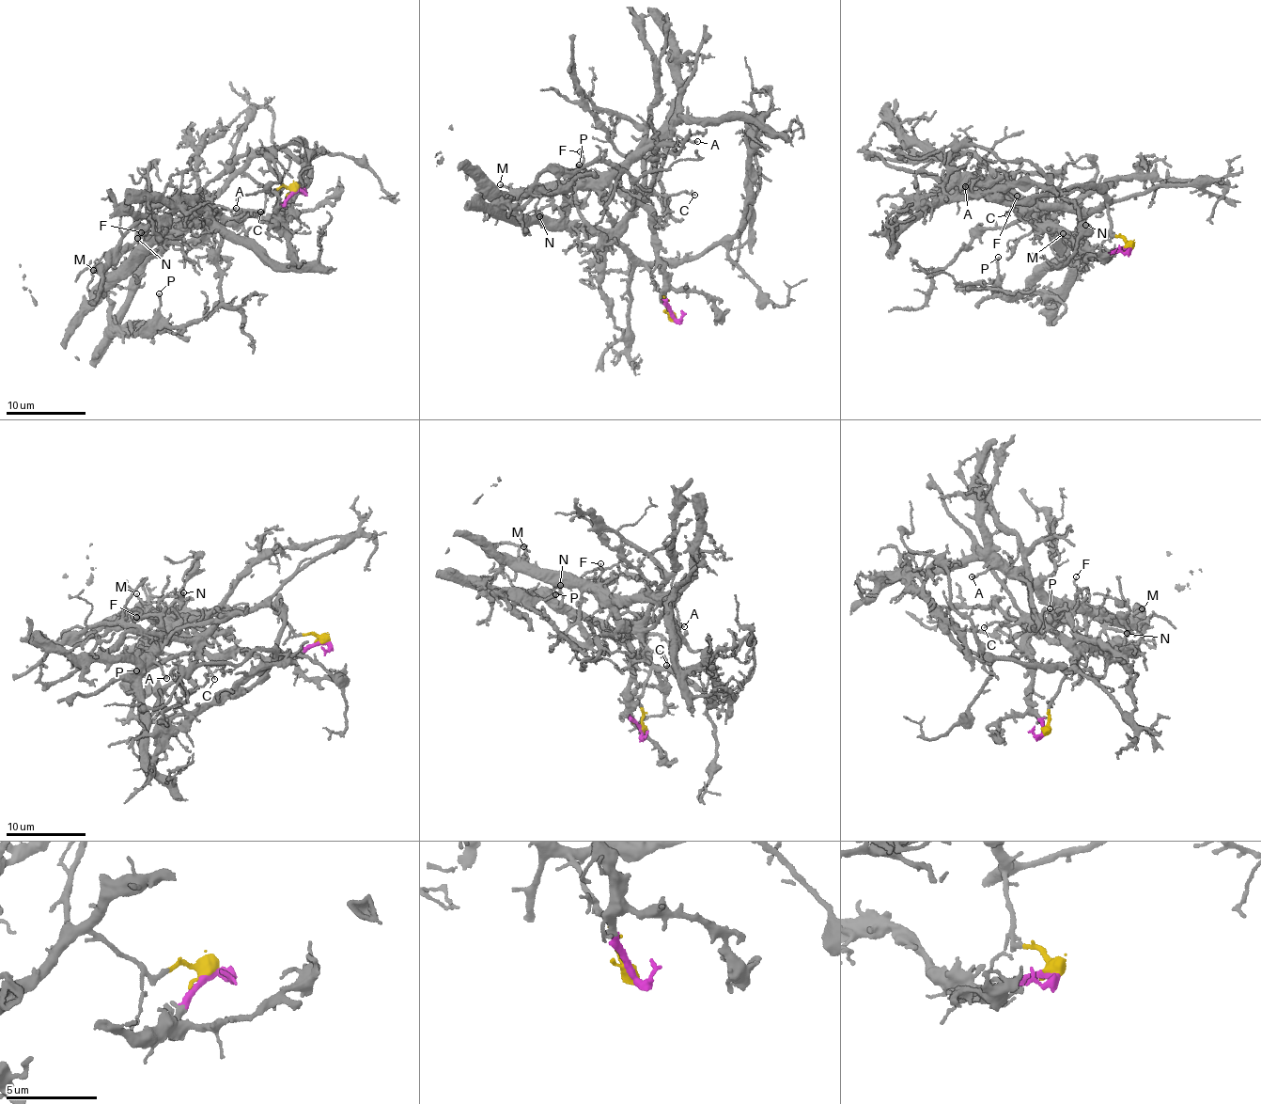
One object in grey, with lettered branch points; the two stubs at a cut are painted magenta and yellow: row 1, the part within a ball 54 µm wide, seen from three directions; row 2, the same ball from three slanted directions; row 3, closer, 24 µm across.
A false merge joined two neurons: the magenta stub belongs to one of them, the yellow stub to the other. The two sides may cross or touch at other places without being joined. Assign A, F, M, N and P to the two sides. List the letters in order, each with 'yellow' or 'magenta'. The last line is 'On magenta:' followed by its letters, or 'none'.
A: magenta
F: magenta
M: magenta
N: yellow
P: yellow
On magenta: A, F, M

